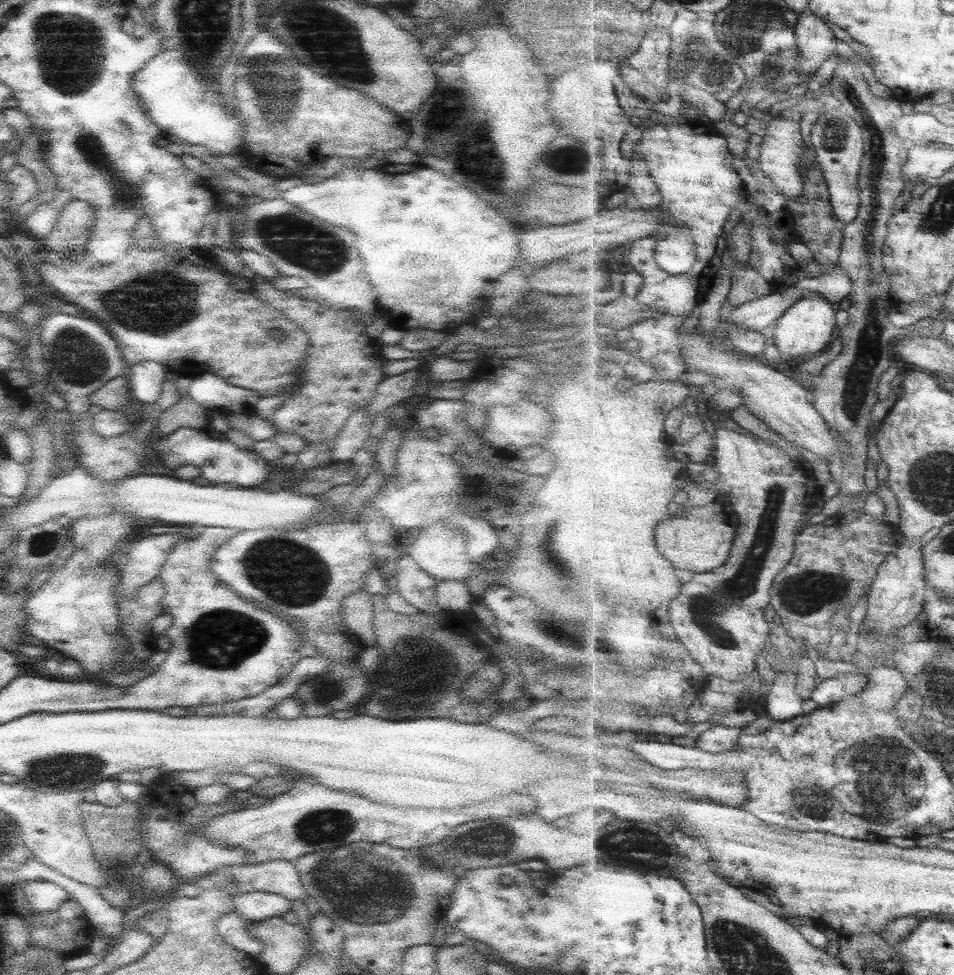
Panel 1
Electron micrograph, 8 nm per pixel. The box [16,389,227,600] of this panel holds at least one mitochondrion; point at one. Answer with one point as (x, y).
(43, 543)

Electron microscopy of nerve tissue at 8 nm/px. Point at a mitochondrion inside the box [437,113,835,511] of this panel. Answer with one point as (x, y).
(559, 159)

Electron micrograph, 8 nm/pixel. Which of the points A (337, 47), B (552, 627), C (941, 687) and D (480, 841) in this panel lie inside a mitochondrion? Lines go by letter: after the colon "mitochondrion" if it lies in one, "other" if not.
A: mitochondrion
B: mitochondrion
C: mitochondrion
D: mitochondrion

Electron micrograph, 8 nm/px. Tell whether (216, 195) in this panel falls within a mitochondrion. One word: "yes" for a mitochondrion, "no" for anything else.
no

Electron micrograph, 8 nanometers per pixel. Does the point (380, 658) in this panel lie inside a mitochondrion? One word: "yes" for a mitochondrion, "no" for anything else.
no

